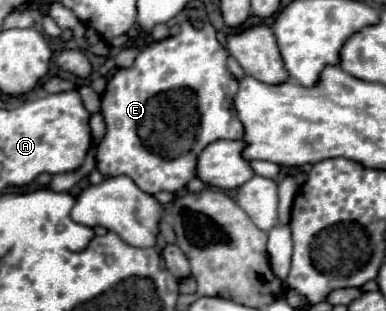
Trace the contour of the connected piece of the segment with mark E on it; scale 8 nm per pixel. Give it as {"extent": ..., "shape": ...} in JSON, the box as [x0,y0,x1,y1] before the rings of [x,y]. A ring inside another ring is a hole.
{"extent":[97,23,243,191],"shape":[[[181,23],[181,31],[175,37],[143,45],[141,39],[135,41],[141,47],[133,67],[117,69],[113,79],[107,83],[101,101],[101,113],[107,123],[107,133],[97,149],[97,171],[109,179],[117,175],[129,175],[143,191],[179,191],[195,177],[195,155],[207,147],[207,143],[219,139],[243,139],[243,123],[231,107],[231,95],[235,95],[237,79],[227,69],[227,49],[217,41],[211,23],[203,29],[195,29],[191,23]],[[169,91],[169,97],[155,97]]]}

